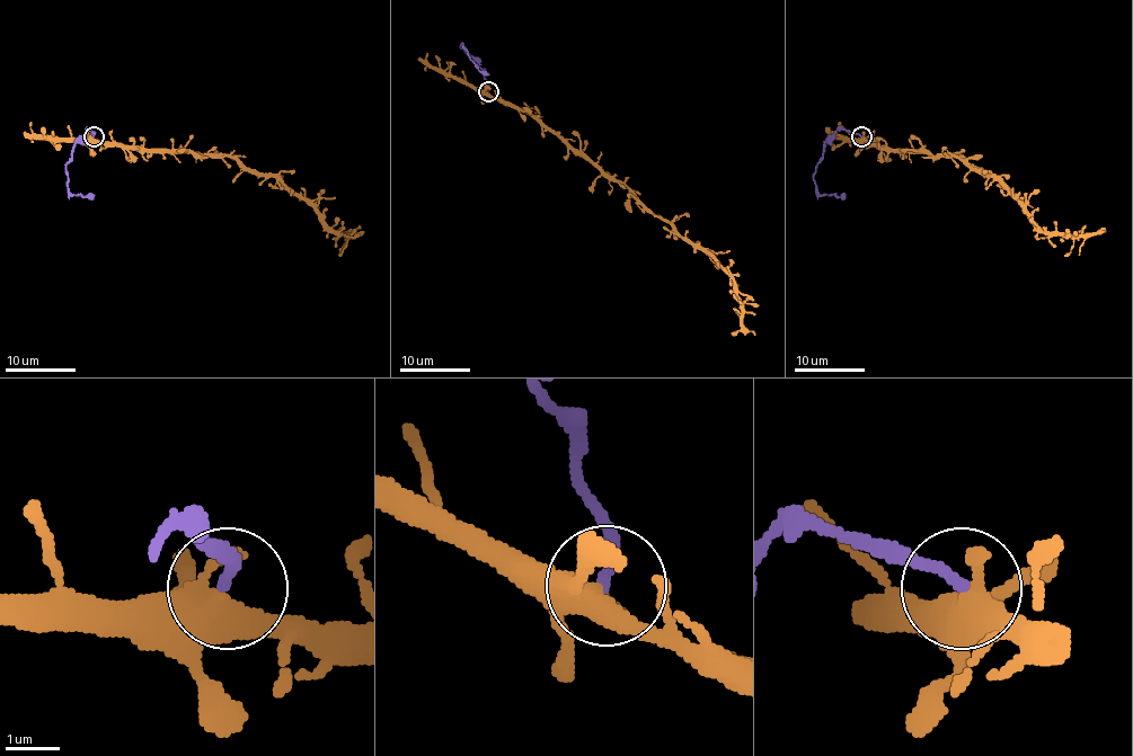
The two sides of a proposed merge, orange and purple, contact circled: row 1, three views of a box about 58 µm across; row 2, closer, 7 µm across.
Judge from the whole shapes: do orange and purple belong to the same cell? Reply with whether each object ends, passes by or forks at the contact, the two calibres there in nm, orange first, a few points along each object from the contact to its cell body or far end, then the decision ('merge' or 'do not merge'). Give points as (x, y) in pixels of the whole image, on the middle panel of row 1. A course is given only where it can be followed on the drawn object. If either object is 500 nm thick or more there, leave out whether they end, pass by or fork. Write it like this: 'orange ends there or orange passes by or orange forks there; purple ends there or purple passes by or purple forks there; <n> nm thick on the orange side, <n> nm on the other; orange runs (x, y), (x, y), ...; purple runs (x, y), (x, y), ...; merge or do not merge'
orange forks there; purple ends there; 400 nm thick on the orange side, 220 nm on the other; orange runs (486, 91), (536, 115), (682, 237), (698, 243), (728, 274), (741, 303), (742, 325), (754, 335); purple runs (488, 91), (481, 68), (460, 46), (462, 43), (475, 65), (488, 74); do not merge

